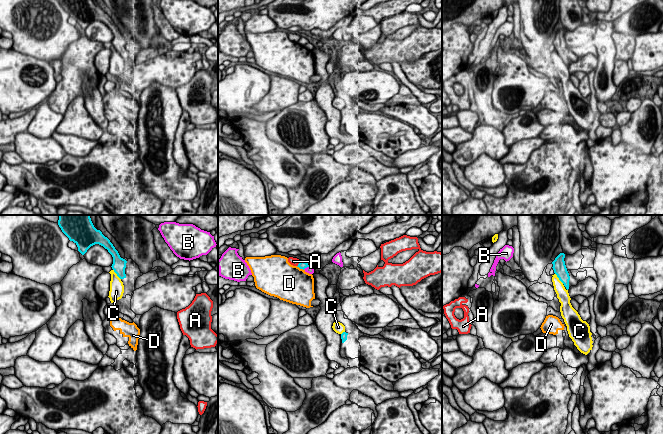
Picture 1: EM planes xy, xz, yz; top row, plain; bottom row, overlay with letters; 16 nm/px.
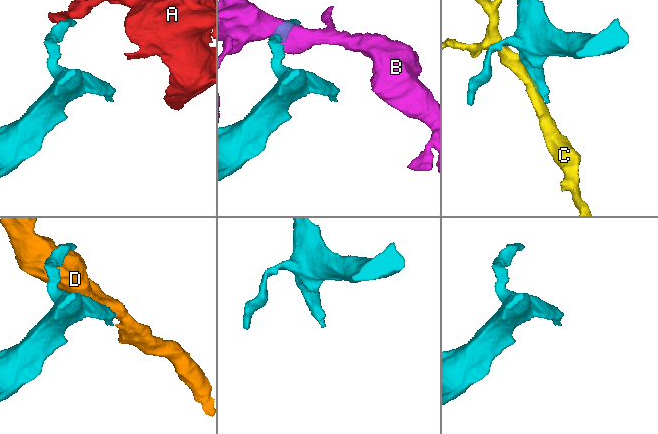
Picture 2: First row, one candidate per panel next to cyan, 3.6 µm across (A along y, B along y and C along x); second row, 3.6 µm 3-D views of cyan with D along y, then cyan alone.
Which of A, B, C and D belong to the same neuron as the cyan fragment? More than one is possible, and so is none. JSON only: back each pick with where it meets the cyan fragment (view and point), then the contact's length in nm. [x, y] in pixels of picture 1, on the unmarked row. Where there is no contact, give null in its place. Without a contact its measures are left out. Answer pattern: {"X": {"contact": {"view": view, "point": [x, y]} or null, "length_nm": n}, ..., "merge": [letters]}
{"merge": []}

